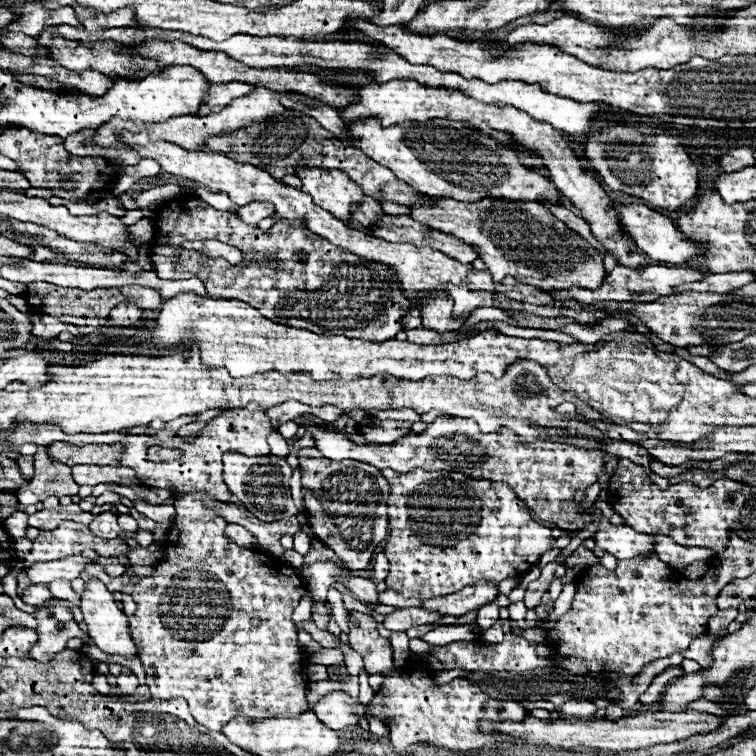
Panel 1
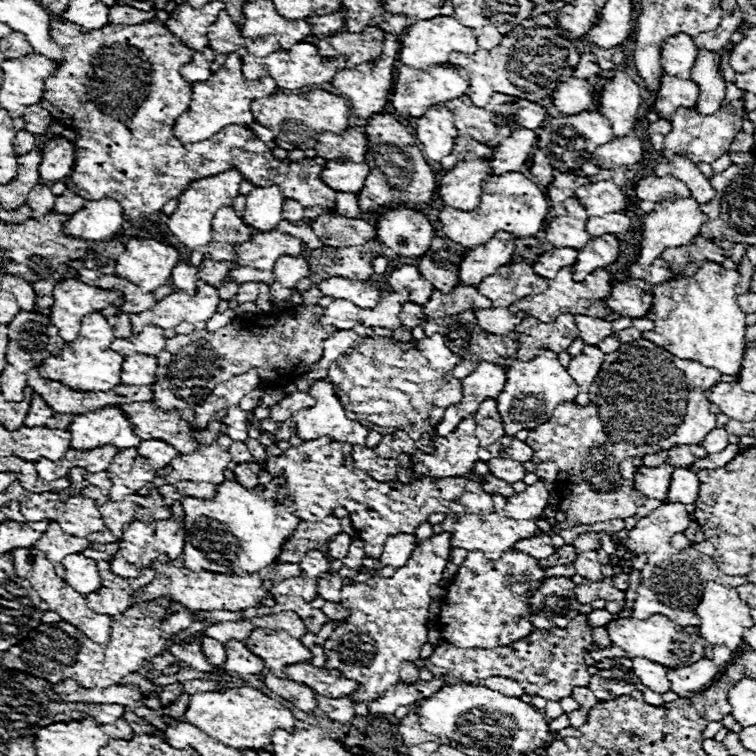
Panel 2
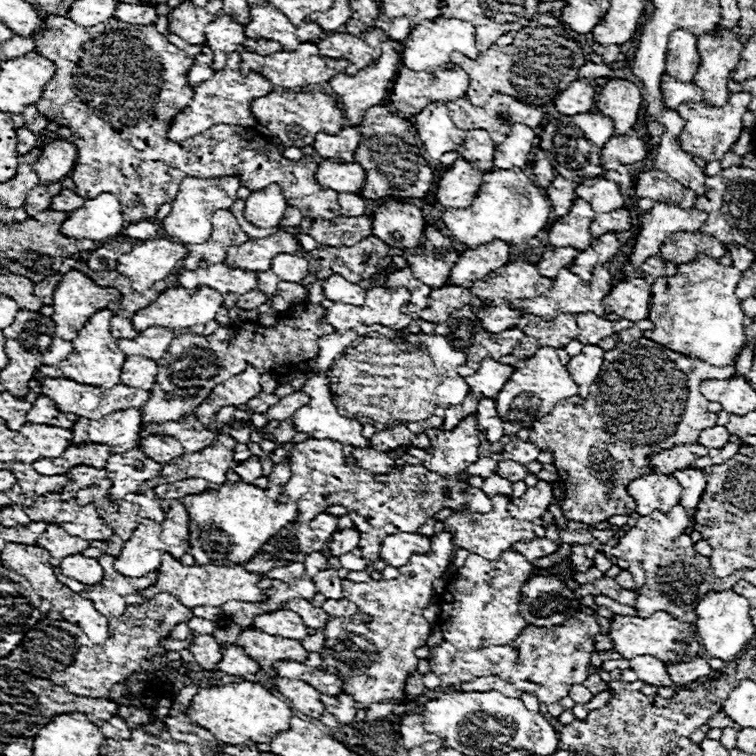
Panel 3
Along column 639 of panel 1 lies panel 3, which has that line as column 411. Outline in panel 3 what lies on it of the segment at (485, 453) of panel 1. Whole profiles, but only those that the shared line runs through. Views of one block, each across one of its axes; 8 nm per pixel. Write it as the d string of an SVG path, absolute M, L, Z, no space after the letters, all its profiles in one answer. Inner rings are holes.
M416 532L390 534L382 542L380 558L390 566L400 568L410 560L410 556L426 554L430 550L430 546L432 546L430 538L422 536L422 534L416 534Z

